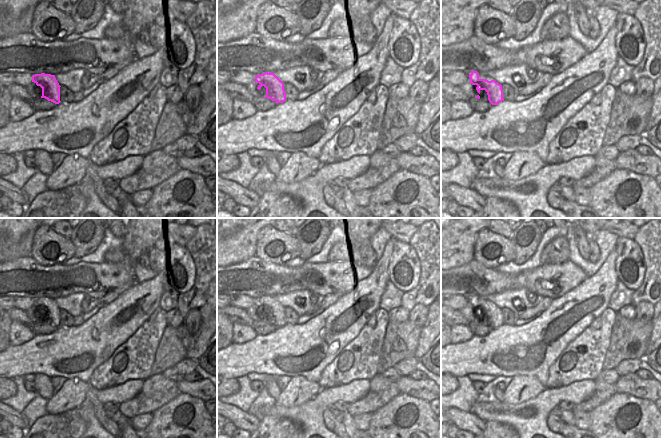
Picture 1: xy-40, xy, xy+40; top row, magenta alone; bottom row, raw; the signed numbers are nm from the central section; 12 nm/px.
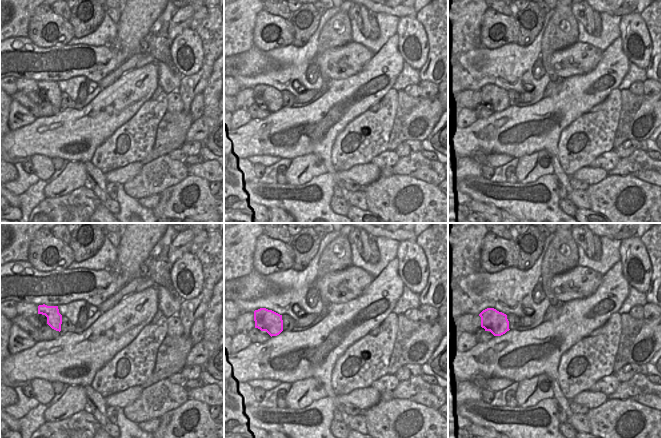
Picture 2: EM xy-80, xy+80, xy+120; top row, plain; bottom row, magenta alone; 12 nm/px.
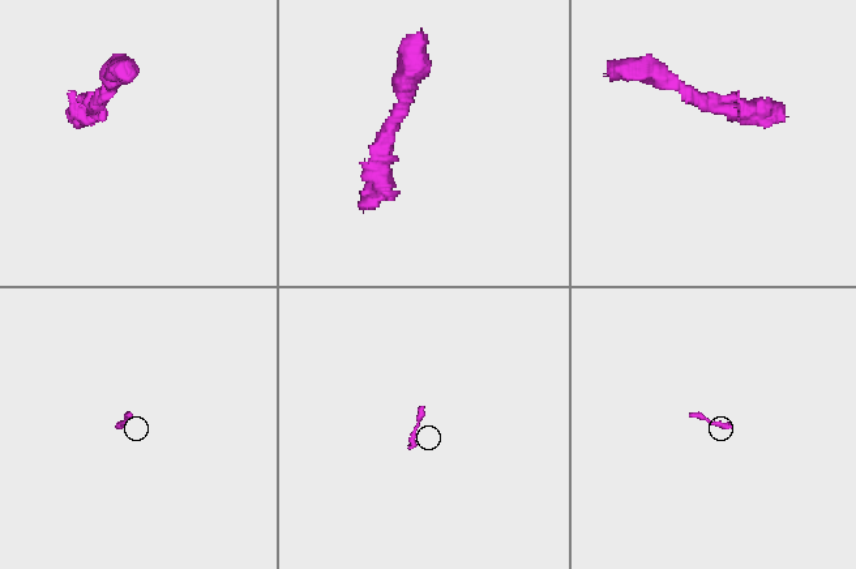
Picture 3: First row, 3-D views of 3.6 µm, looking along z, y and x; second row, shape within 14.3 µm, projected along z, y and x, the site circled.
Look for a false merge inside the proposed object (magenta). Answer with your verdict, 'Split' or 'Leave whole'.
Leave whole

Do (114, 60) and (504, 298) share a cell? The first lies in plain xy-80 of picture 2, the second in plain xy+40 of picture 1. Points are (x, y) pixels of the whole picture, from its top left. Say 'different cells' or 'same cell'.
different cells

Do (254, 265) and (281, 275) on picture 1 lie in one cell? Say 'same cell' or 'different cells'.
same cell

